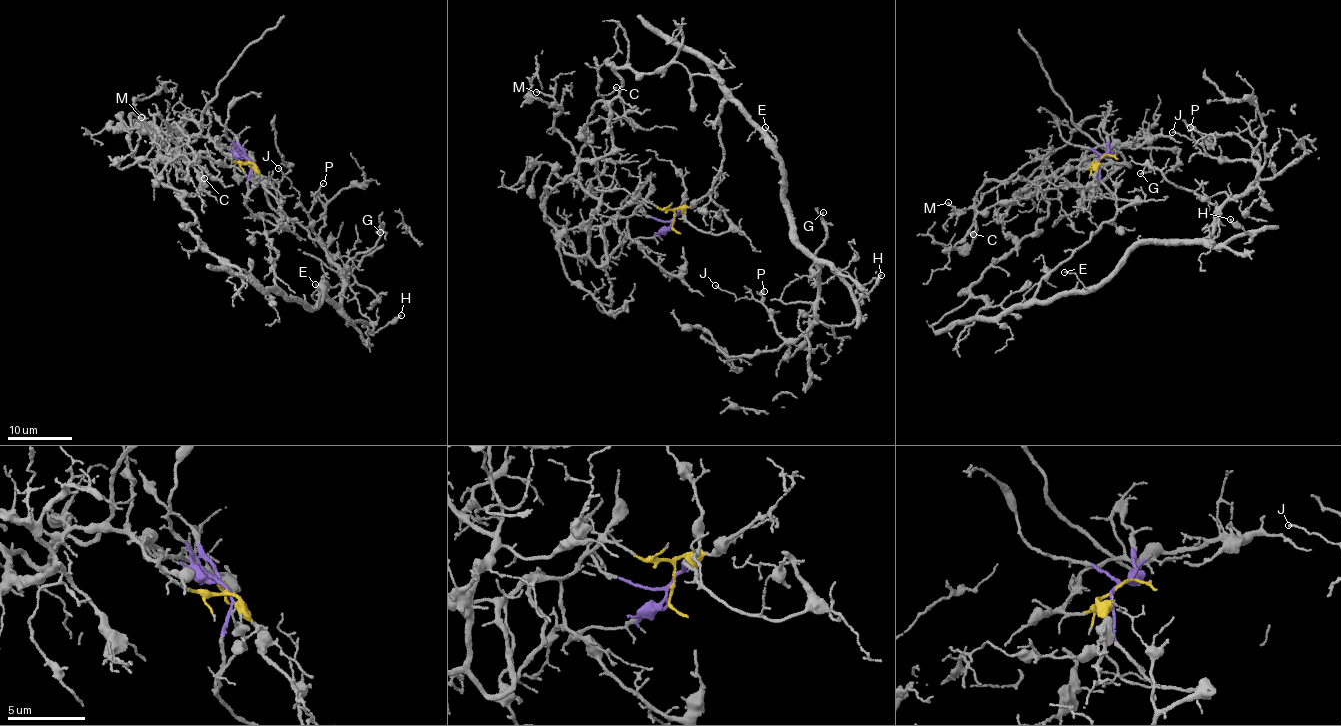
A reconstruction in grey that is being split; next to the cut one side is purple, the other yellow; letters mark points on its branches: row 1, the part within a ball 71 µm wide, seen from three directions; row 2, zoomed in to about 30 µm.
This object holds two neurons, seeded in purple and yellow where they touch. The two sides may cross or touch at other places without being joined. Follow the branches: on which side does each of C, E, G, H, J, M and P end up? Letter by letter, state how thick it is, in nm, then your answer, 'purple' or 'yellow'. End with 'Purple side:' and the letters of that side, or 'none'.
C: 130 nm | yellow
E: 90 nm | purple
G: 90 nm | purple
H: 220 nm | purple
J: 100 nm | purple
M: 120 nm | yellow
P: 100 nm | purple
Purple side: E, G, H, J, P

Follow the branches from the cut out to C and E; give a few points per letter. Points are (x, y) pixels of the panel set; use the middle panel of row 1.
C: (673, 220), (643, 204), (601, 230), (602, 265), (589, 252), (598, 198), (579, 154), (616, 86)
E: (673, 220), (729, 229), (711, 194), (719, 115), (739, 104), (775, 141), (766, 126)

